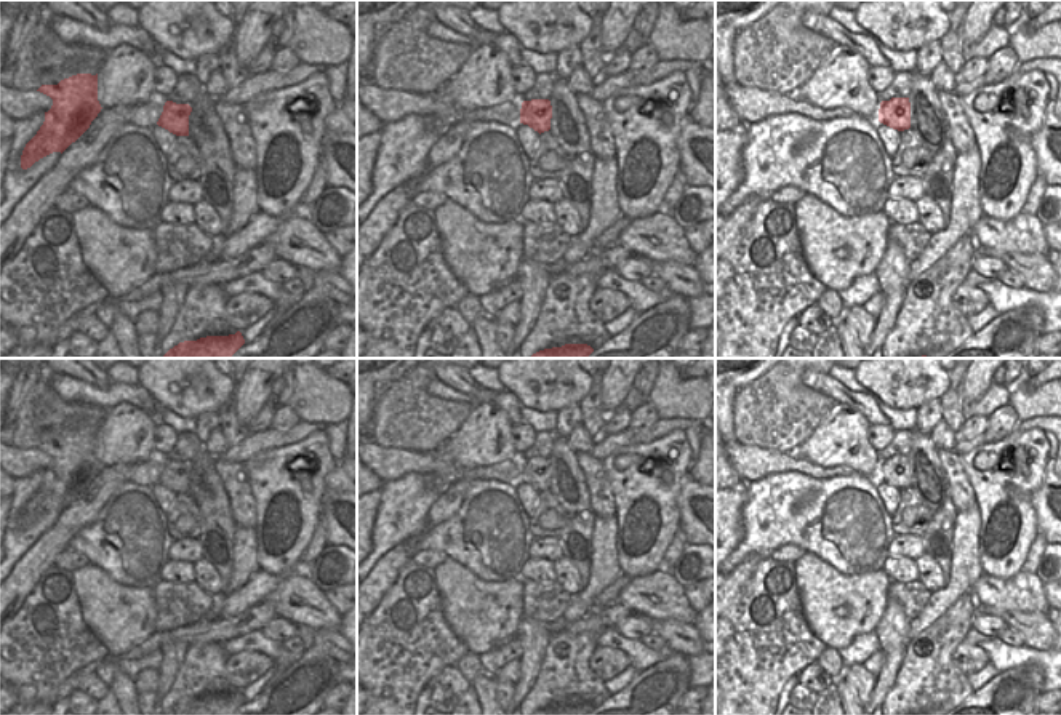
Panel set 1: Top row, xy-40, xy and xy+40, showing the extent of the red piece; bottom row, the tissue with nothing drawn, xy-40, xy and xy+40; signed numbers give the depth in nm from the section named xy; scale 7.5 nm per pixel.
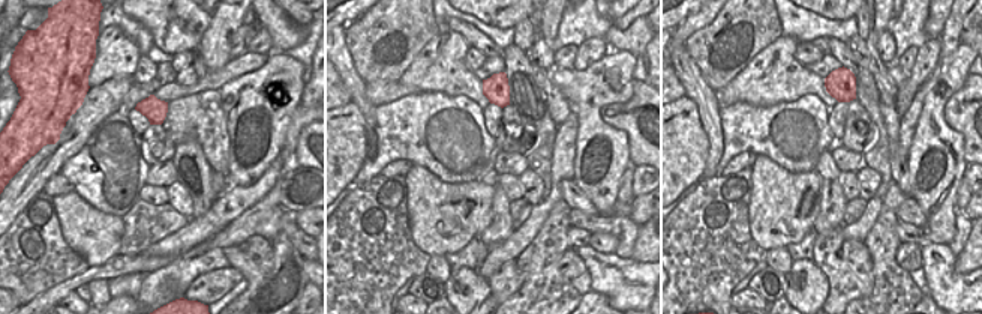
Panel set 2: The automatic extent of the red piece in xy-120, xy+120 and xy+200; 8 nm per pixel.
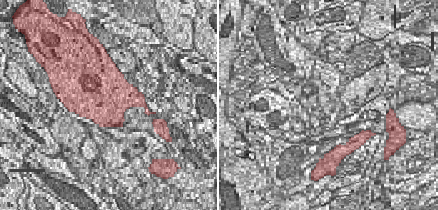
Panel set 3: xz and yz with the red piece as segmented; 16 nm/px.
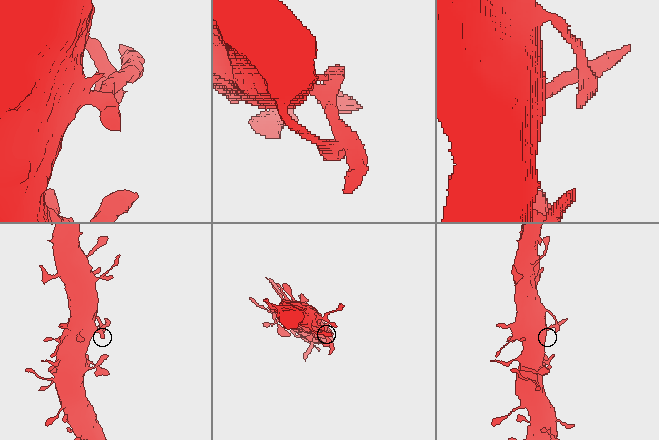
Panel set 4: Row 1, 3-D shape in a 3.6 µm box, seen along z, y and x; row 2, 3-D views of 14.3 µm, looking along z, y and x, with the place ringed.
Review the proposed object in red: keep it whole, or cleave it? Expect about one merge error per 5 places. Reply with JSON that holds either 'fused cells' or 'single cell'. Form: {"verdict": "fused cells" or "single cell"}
{"verdict": "single cell"}

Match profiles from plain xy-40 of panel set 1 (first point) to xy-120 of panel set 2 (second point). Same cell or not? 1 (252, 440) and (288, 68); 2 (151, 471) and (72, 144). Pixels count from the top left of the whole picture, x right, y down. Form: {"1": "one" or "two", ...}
{"1": "two", "2": "two"}

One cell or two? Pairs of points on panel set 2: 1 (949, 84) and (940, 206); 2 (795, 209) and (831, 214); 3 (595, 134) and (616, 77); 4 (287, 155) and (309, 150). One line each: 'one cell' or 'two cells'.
1: one cell
2: two cells
3: one cell
4: two cells

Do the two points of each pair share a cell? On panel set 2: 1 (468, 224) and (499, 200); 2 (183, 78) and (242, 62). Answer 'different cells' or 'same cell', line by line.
1: different cells
2: different cells

